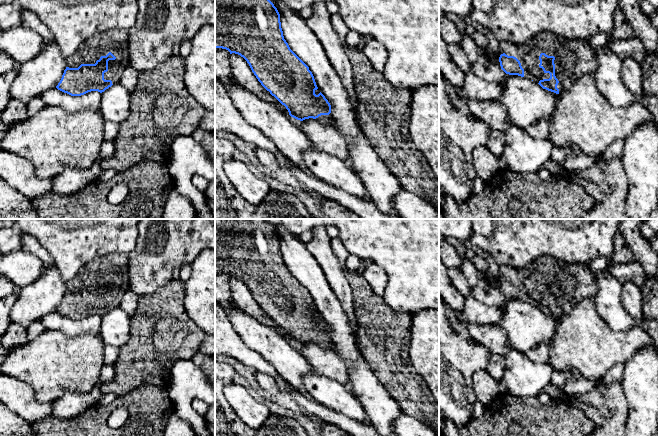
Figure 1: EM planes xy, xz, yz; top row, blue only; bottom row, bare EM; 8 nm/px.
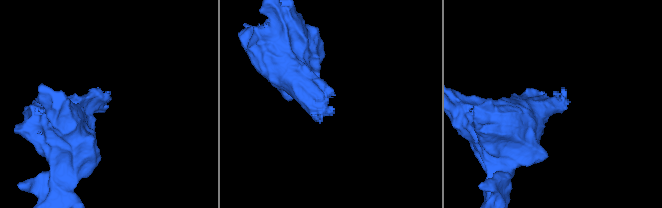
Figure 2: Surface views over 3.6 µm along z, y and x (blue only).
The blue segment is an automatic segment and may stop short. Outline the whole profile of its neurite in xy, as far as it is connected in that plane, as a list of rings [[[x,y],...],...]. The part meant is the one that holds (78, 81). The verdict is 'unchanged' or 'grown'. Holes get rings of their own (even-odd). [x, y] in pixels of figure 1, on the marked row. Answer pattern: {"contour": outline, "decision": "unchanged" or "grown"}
{"contour": [[[113,29],[97,33],[86,40],[67,59],[67,67],[56,88],[71,96],[81,96],[91,91],[104,92],[113,84],[119,83],[129,61],[129,32]]], "decision": "grown"}

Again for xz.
{"contour": [[[215,0],[215,48],[243,57],[261,85],[286,107],[291,117],[300,121],[318,119],[323,124],[335,126],[330,103],[321,92],[315,94],[318,87],[314,76],[284,39],[280,14],[270,0]]], "decision": "grown"}

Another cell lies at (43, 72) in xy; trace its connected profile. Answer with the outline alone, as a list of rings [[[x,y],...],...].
[[[46,39],[43,50],[37,56],[17,64],[16,67],[19,72],[11,85],[11,96],[27,104],[30,100],[41,97],[49,89],[56,88],[67,67],[67,59],[61,55],[56,43]]]

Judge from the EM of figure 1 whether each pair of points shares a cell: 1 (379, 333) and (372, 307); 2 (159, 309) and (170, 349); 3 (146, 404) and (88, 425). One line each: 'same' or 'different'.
1: same
2: same
3: same

